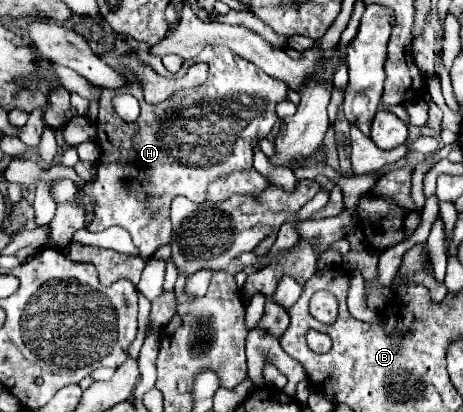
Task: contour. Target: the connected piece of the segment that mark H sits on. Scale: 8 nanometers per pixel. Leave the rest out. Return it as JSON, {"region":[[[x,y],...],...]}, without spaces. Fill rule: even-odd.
{"region":[[[208,47],[206,55],[208,55],[206,65],[210,69],[206,83],[190,91],[180,91],[172,99],[158,105],[148,105],[144,101],[140,85],[134,79],[132,79],[132,85],[128,87],[124,85],[122,89],[116,89],[116,91],[102,89],[98,137],[96,137],[98,145],[102,147],[102,157],[98,159],[96,177],[84,183],[82,187],[86,195],[92,195],[98,201],[98,207],[92,221],[86,225],[86,229],[92,233],[98,233],[112,225],[124,227],[132,235],[132,241],[140,249],[140,257],[144,261],[148,261],[160,245],[166,245],[170,241],[172,199],[178,195],[184,195],[194,203],[204,203],[206,187],[212,179],[234,169],[248,169],[252,165],[252,147],[258,143],[260,137],[266,137],[266,133],[270,133],[278,121],[276,103],[282,103],[288,99],[288,91],[290,91],[288,85],[266,75],[262,69],[256,69],[256,65],[232,53],[230,49]],[[116,93],[130,93],[140,101],[140,115],[134,123],[126,123],[114,113],[112,99],[116,97]],[[122,177],[128,177],[128,185],[132,193],[126,191]]]}

